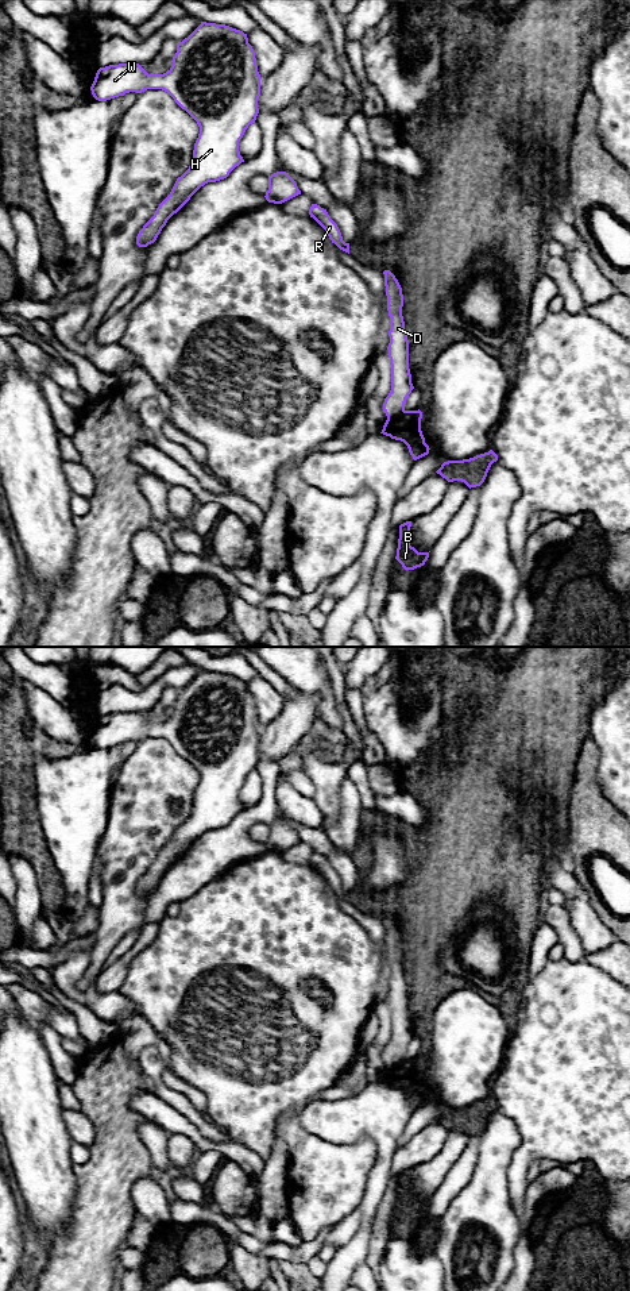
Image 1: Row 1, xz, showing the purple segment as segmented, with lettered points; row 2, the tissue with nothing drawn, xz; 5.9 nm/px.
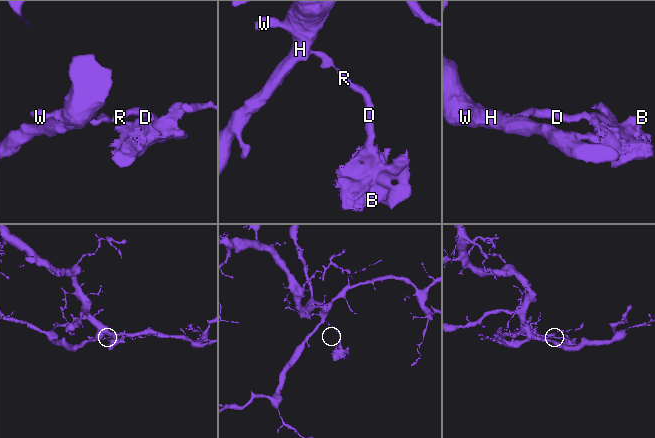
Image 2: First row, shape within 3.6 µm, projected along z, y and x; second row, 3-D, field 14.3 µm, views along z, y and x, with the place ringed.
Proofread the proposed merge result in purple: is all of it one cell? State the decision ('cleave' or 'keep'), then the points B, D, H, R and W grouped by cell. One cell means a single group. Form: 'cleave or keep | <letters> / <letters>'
cleave | B / D H R W

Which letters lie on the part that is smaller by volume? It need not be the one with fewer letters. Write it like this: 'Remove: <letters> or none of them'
Remove: B

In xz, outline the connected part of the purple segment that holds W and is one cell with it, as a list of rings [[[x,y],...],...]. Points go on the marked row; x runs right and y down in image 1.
[[[201,24],[177,45],[171,68],[163,74],[148,74],[139,63],[119,63],[100,68],[90,86],[98,101],[107,101],[130,92],[162,89],[185,109],[198,124],[200,134],[194,143],[189,169],[177,178],[170,194],[159,204],[154,216],[136,236],[139,247],[154,243],[167,220],[177,213],[205,184],[224,180],[244,162],[239,142],[259,113],[260,74],[255,51],[247,34],[225,24]]]

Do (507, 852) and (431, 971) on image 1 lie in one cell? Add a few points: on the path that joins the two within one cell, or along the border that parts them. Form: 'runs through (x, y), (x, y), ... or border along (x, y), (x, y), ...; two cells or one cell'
runs through (478, 882), (431, 929), (431, 941); one cell

